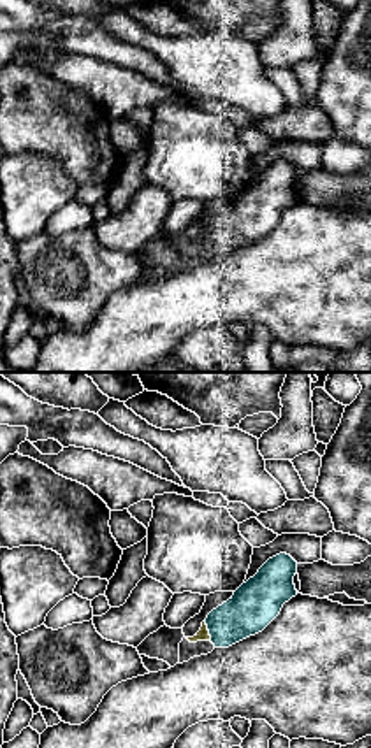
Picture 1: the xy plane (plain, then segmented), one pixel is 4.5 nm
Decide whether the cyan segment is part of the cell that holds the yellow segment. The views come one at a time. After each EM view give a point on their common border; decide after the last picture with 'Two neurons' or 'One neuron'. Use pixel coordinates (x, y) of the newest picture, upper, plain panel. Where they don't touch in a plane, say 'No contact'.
Touches yellow at (208, 237)

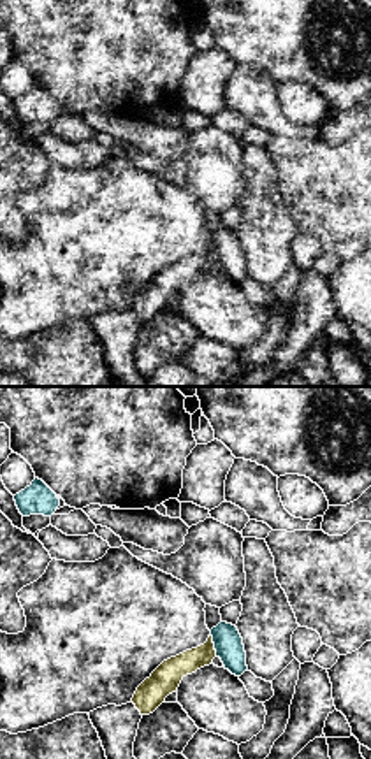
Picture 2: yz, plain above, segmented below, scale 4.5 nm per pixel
Touches yellow at (213, 252)

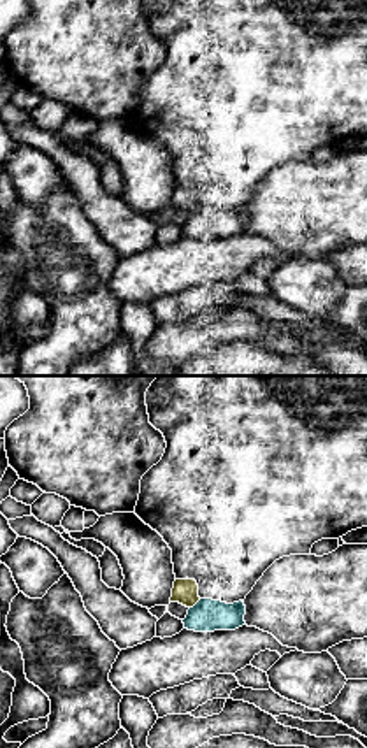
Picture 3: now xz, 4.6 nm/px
Touches yellow at (195, 209)

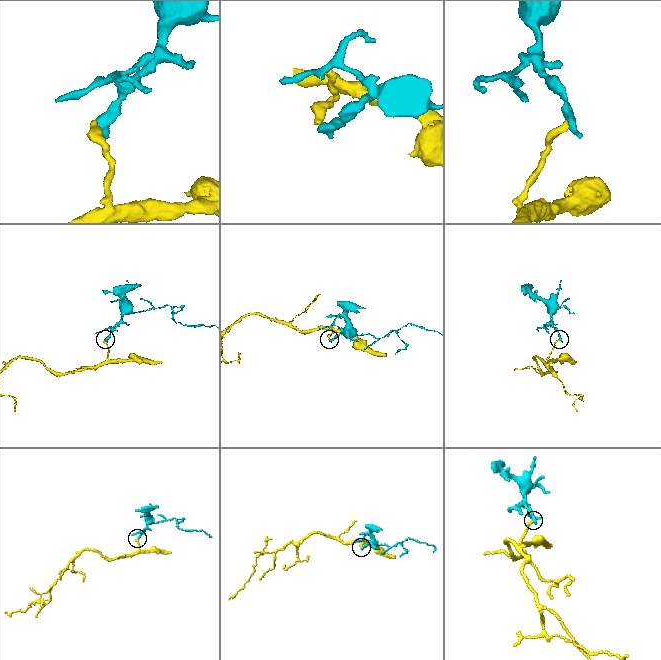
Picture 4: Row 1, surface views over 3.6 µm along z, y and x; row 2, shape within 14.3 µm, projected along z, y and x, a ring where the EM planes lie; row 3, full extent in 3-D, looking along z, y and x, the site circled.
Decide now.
Two neurons

